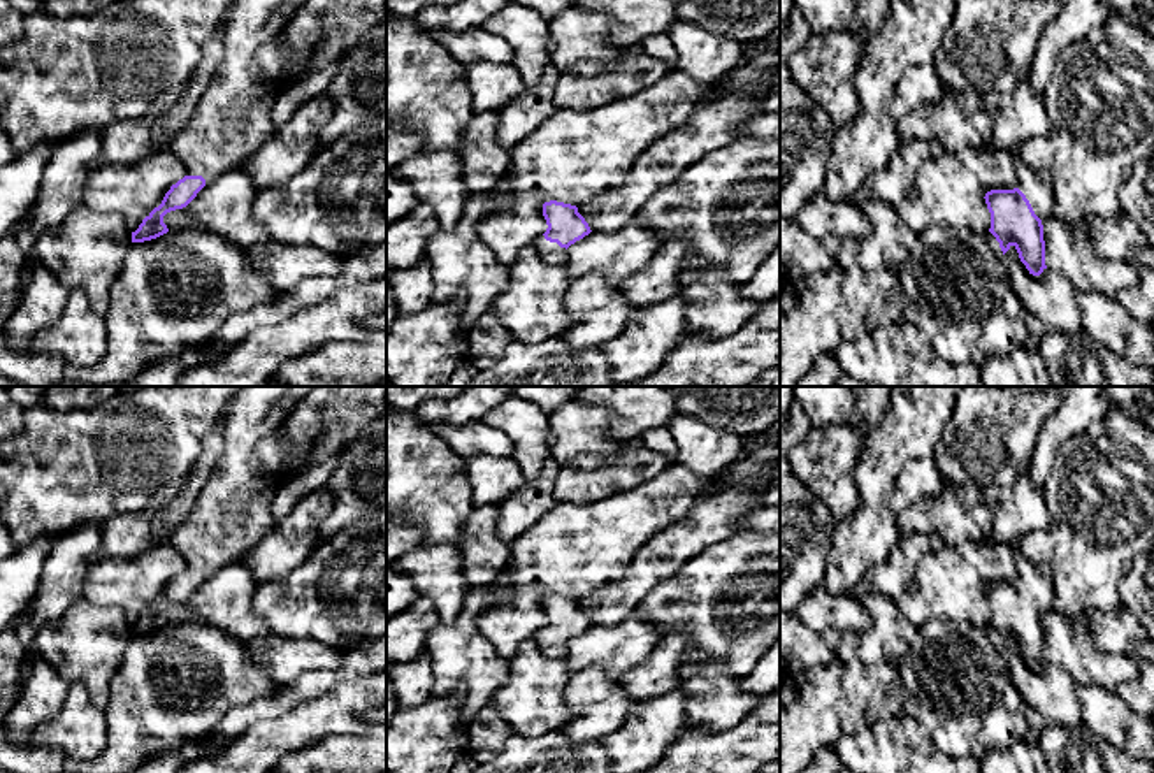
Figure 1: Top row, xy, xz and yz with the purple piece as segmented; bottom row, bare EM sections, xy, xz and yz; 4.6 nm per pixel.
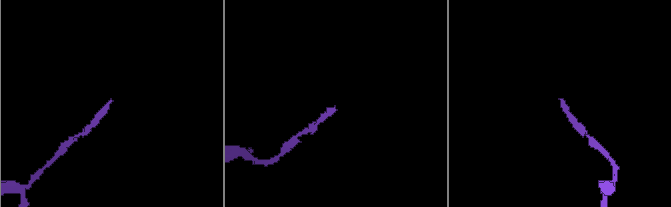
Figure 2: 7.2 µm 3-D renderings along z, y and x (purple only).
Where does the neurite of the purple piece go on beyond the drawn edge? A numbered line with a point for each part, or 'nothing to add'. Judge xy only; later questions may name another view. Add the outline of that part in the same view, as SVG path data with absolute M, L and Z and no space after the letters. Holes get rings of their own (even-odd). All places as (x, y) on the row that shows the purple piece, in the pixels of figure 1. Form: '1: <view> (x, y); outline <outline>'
1: xy (232, 118); outline M235 0L223 18L223 56L209 84L198 98L188 123L167 148L183 162L188 172L207 183L221 172L241 167L274 134L270 107L283 86L278 74L263 70L255 61L258 47L276 39L290 18L307 0Z

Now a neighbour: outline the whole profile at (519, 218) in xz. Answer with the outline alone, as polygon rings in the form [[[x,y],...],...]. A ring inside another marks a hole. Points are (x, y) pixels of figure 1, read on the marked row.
[[[780,42],[769,46],[745,44],[739,65],[715,83],[696,81],[674,69],[634,97],[618,98],[588,111],[557,111],[509,149],[511,163],[506,179],[511,190],[494,195],[492,204],[497,209],[480,221],[476,228],[480,239],[501,264],[513,267],[518,255],[548,228],[543,216],[545,202],[557,200],[580,207],[592,197],[624,184],[639,155],[662,135],[687,123],[699,100],[715,86],[731,90],[759,86],[768,97],[778,76]]]

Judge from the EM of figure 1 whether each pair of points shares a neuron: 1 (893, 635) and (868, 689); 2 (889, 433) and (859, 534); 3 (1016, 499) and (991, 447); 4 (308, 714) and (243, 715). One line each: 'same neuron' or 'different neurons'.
1: different neurons
2: same neuron
3: different neurons
4: different neurons

